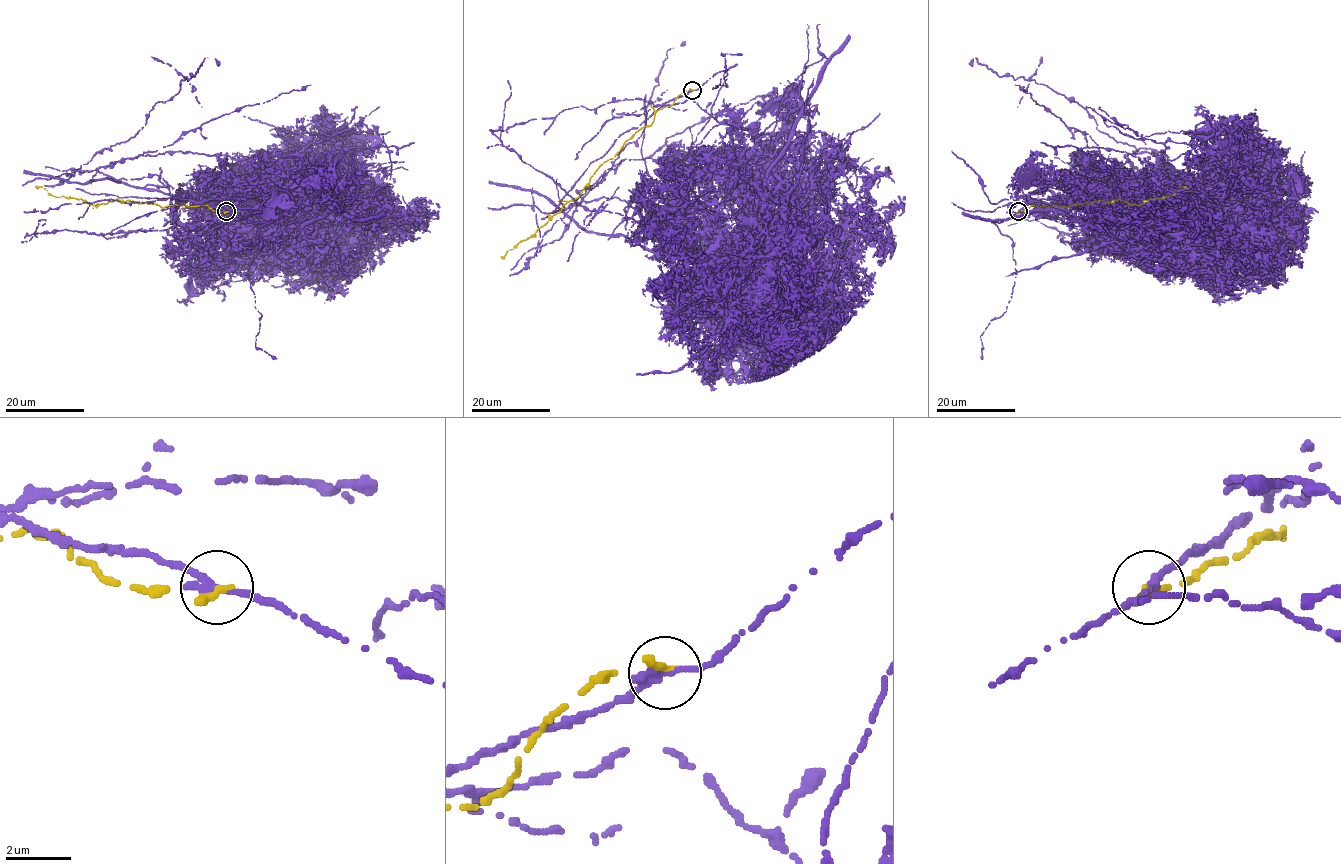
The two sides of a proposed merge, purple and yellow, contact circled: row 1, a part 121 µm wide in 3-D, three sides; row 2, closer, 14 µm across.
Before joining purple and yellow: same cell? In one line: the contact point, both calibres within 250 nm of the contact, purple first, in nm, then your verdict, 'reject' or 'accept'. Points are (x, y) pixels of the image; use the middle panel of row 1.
at (692, 90); 280 nm thick on the purple side, 280 nm on the other; reject

